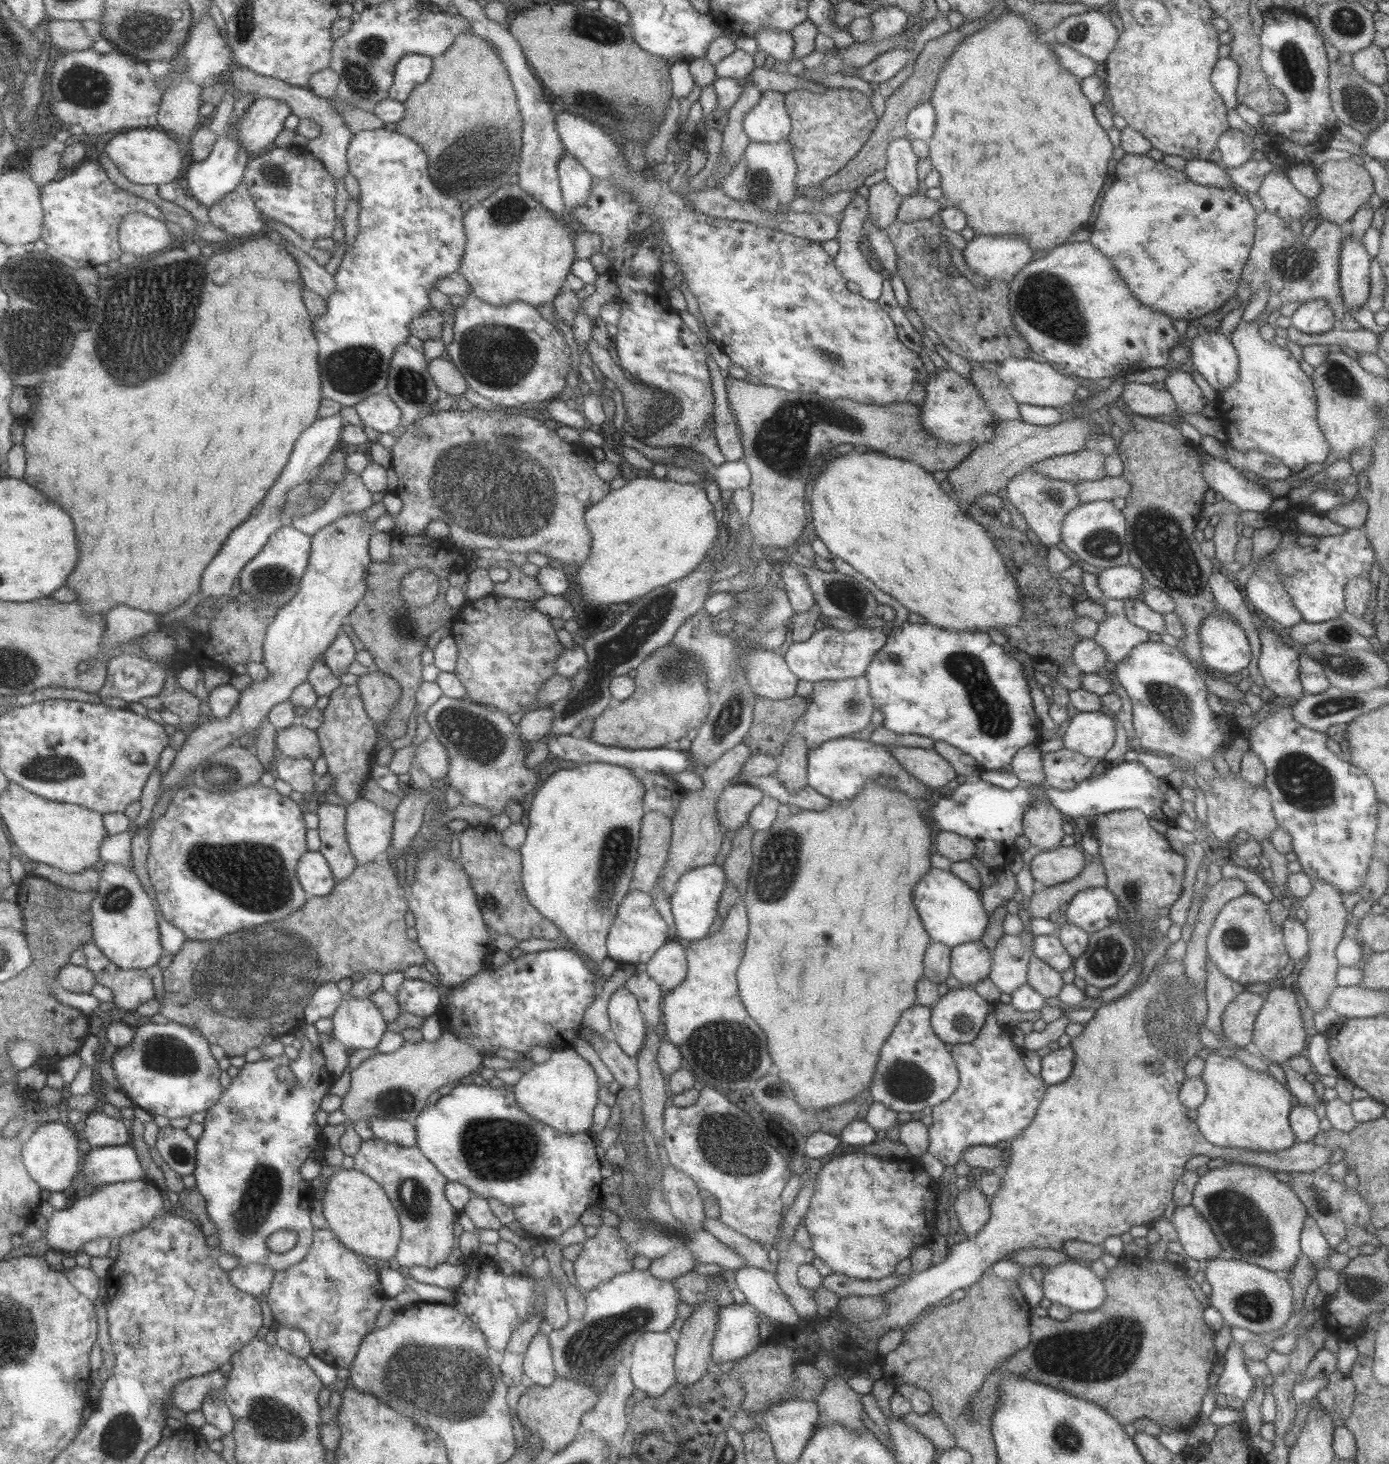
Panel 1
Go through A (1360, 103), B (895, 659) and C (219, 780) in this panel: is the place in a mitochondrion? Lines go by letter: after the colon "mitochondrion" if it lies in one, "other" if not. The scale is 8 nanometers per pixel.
A: mitochondrion
B: other
C: mitochondrion

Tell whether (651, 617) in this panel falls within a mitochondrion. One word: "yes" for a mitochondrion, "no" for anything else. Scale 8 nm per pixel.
yes

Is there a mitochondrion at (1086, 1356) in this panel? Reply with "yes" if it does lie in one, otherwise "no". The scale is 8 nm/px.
yes

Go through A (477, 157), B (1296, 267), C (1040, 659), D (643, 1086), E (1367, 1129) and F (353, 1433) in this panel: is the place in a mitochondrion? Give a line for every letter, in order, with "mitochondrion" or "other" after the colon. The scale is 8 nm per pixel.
A: mitochondrion
B: mitochondrion
C: other
D: other
E: other
F: other

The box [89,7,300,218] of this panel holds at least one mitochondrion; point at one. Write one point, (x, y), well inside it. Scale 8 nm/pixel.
(141, 35)

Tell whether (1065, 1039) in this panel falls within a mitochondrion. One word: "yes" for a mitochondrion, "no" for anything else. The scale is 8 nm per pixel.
no

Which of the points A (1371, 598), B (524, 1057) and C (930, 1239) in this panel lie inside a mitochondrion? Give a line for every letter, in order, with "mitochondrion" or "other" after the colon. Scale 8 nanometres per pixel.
A: other
B: other
C: other

